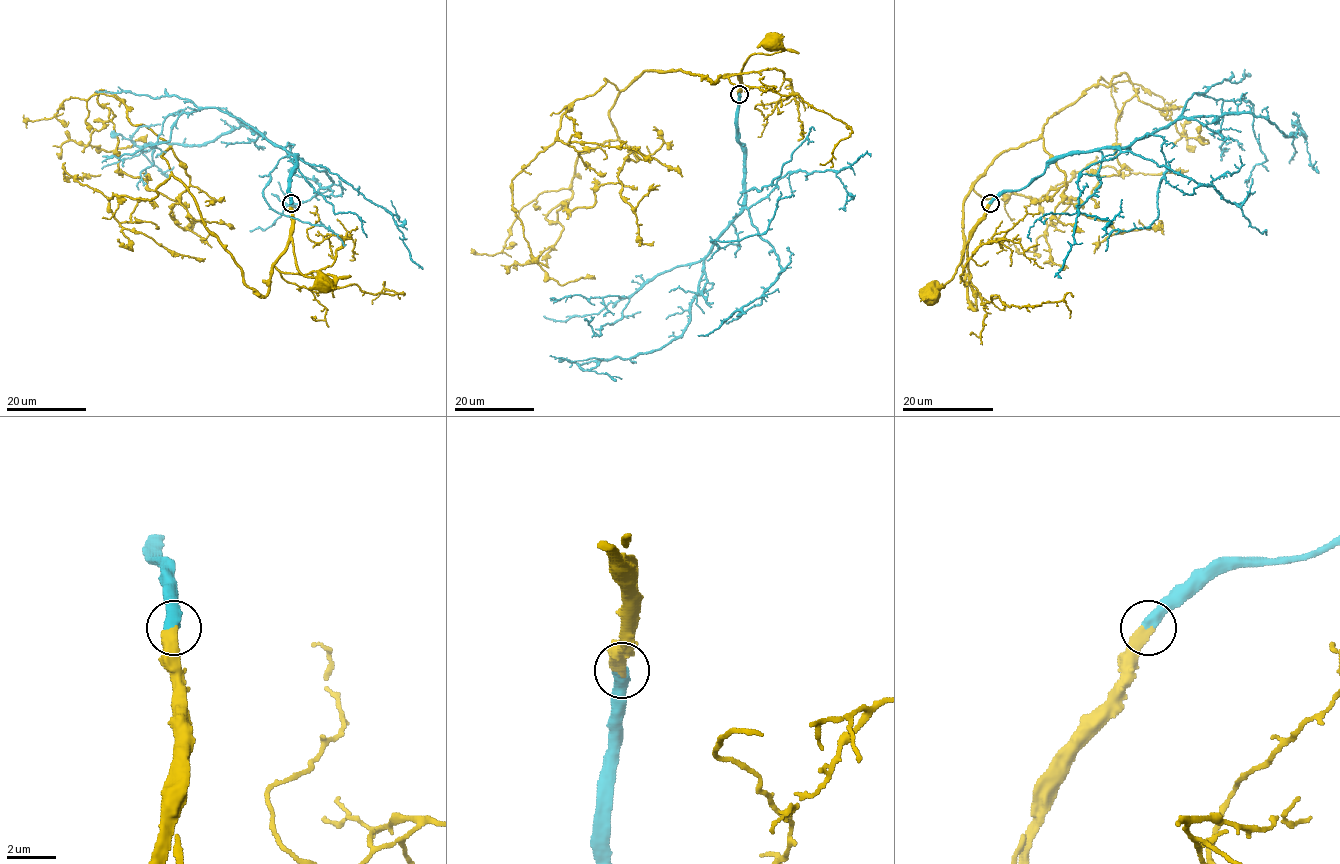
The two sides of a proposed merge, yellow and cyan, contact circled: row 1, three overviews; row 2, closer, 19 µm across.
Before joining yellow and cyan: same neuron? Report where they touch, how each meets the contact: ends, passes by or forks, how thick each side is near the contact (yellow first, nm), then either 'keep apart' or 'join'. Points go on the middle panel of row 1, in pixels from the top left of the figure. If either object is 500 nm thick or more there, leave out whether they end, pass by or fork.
at (739, 94); 500 nm thick on the yellow side, 550 nm on the other; join

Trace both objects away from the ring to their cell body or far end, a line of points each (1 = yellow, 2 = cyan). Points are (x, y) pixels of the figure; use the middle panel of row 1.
1: (739, 94), (738, 75), (752, 53), (779, 52), (780, 49), (769, 44)
2: (739, 94), (744, 209), (704, 260), (690, 321), (659, 349), (602, 360), (590, 370), (580, 366), (609, 359)

